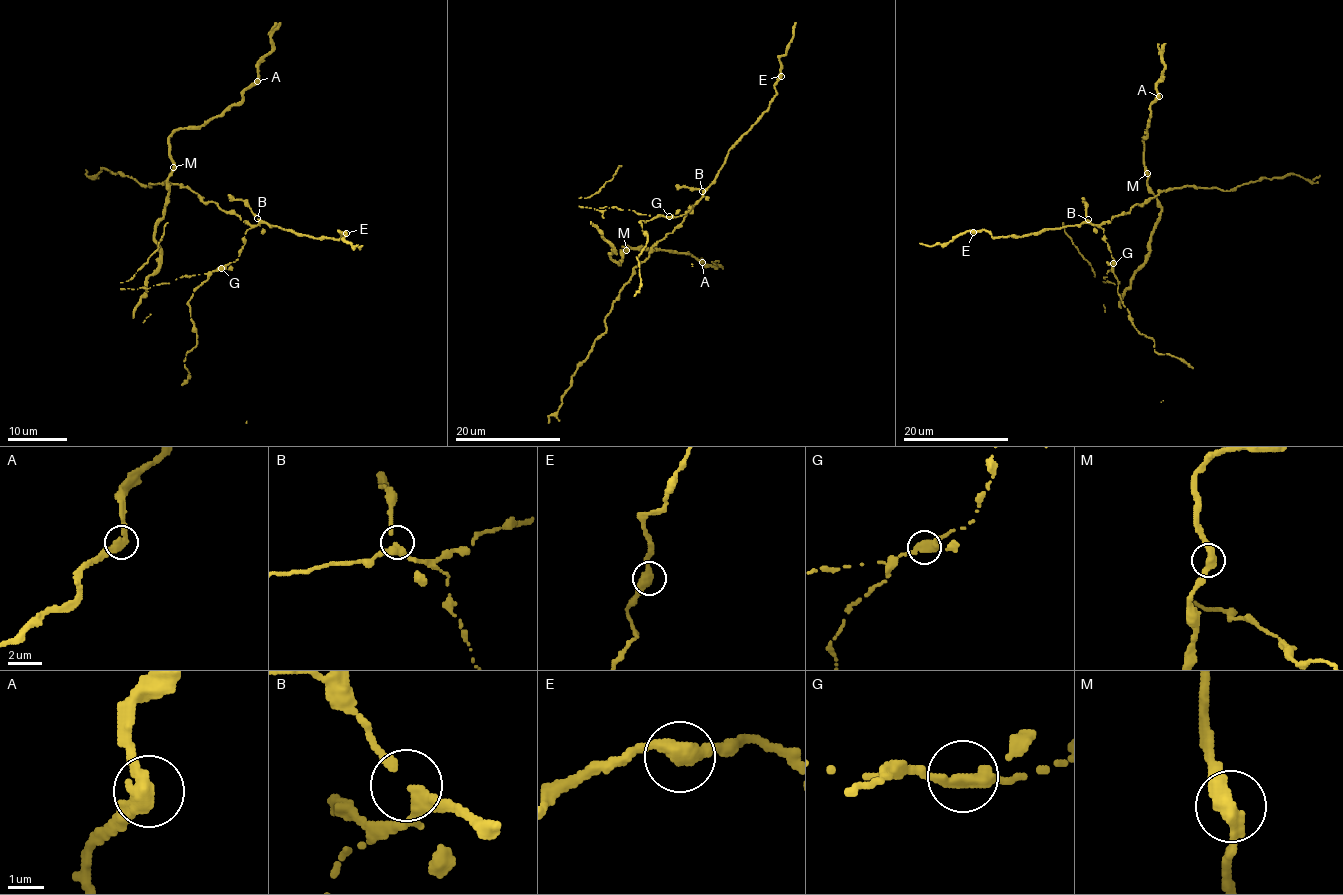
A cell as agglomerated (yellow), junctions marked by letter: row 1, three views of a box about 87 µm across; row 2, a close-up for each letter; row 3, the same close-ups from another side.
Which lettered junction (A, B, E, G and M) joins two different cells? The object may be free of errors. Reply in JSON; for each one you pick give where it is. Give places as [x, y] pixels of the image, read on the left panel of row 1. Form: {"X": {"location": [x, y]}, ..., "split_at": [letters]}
{"G": {"location": [221, 268]}, "split_at": ["G"]}

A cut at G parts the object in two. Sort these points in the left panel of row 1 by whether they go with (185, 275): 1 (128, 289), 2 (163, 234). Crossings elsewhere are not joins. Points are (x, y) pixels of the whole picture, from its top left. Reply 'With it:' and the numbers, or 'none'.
With it: 1, 2

